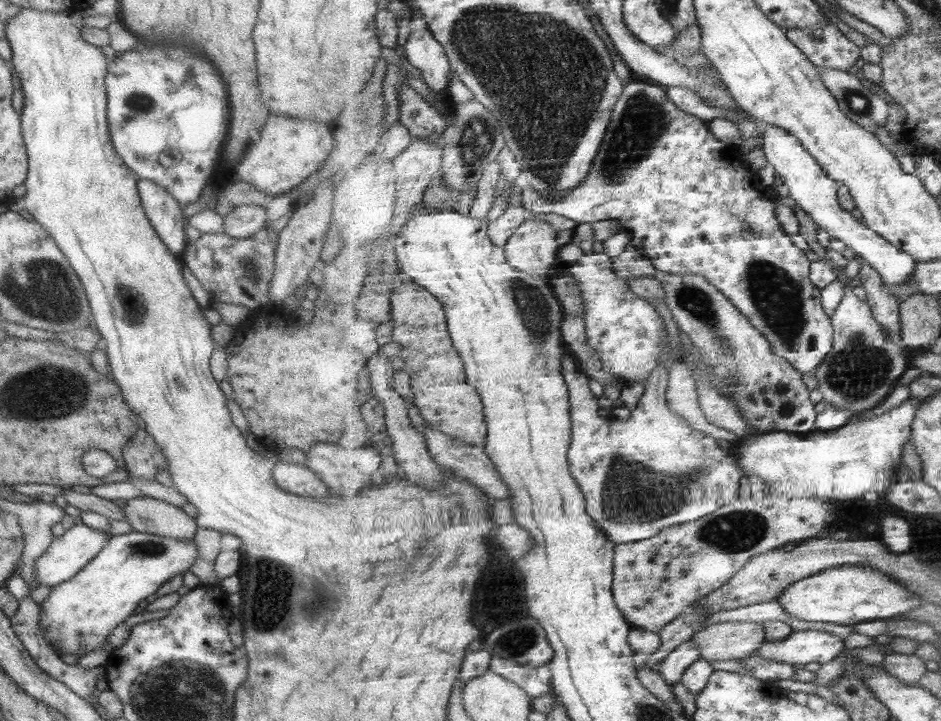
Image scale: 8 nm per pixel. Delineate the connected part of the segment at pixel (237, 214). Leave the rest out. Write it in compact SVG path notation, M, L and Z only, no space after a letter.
M239 205L222 218L223 234L231 238L250 238L265 228L266 215L263 207L257 205Z

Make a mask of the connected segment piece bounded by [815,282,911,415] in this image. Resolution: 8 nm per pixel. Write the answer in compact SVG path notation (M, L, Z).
M844 283L845 296L832 316L834 326L833 351L816 370L817 388L823 400L836 407L851 409L855 415L879 404L911 367L910 354L903 345L889 341L884 326L877 322L872 307L853 294L853 285Z

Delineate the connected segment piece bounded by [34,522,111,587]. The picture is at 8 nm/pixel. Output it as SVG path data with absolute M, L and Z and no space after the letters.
M81 522L64 529L61 536L54 538L43 554L35 561L35 576L39 585L55 586L77 574L105 546L110 533L92 529Z

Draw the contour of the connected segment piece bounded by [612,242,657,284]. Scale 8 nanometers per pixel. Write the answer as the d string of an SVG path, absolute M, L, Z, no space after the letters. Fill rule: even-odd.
M630 242L624 251L612 258L613 270L617 272L617 276L621 282L629 283L633 276L637 278L655 278L657 274L656 267L650 258L642 253L641 249Z

